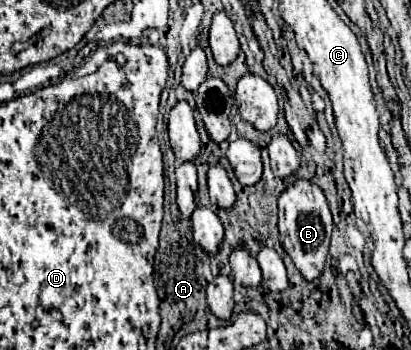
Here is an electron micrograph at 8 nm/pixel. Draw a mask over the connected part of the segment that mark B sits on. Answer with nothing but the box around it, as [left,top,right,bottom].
[279,179,333,281]

